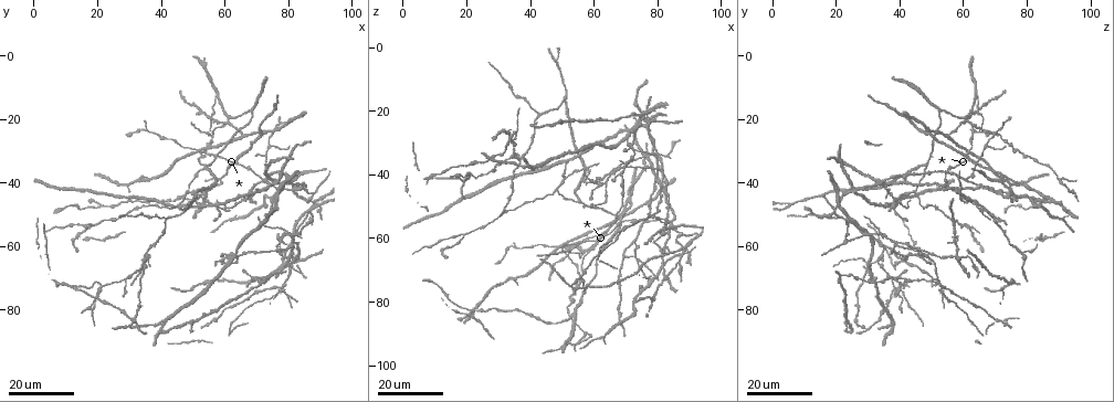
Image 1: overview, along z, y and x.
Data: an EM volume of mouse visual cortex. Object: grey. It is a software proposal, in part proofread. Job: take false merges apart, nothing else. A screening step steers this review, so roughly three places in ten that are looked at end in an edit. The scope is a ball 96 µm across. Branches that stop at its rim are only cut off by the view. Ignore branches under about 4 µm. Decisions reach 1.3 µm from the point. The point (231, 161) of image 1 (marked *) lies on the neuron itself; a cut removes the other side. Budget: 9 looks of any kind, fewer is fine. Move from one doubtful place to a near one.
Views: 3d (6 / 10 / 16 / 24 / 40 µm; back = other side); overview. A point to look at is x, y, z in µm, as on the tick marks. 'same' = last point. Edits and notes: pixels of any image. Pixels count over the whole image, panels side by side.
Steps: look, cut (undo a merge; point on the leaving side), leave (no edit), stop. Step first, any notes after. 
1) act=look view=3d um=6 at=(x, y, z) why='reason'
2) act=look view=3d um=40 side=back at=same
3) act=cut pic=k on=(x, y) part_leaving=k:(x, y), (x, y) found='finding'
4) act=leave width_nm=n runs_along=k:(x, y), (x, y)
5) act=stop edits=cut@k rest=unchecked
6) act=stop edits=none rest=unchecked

act=look view=3d um=24 at=(19, 53, 59) why='thin arm on a thick one'

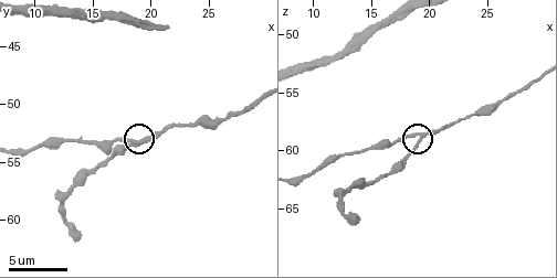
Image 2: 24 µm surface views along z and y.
act=look view=3d um=10 at=same why='zoom in'

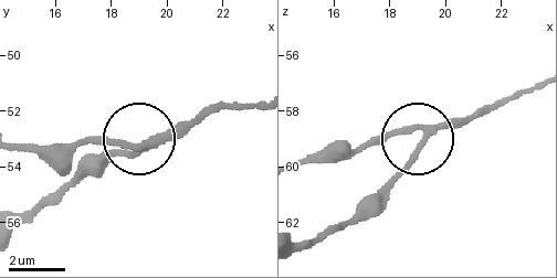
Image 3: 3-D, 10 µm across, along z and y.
act=leave side_arm_um=15 arms=3 found='all the same neuron'

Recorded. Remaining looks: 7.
act=look view=3d um=16 at=(52, 30, 61) why='four-way junction'

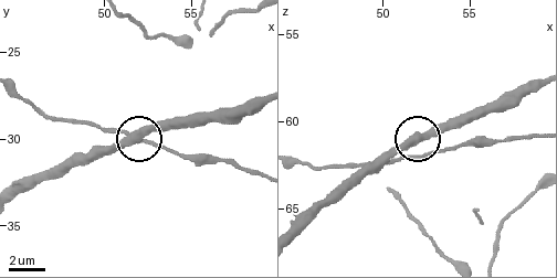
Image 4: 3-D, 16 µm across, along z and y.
act=look view=3d um=10 at=(51.3, 30.1, 61.4)

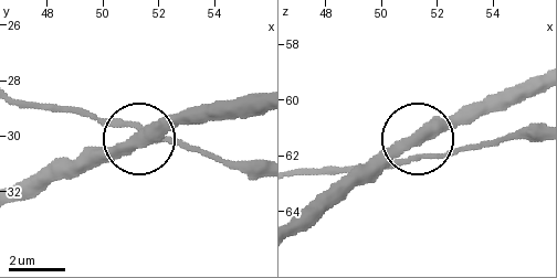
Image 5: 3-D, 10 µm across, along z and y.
act=look view=3d um=6 at=(51.2, 30.3, 61.3)

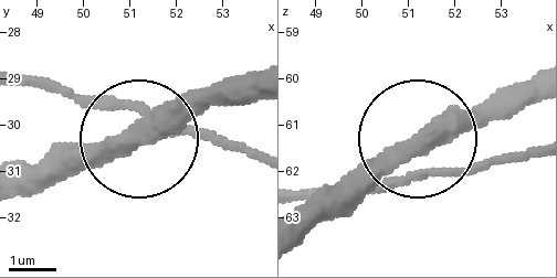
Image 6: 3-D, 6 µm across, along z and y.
act=leave arms=4 runs_along=6:(536, 149), (453, 169), (418, 141), (338, 212) found='one neuron here'

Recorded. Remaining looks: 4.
act=look view=3d um=24 at=(56, 25, 72) why='arms part here'

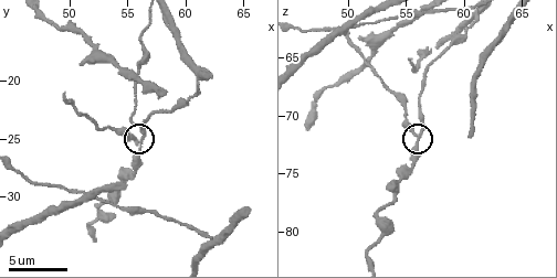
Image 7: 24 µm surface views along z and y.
act=look view=3d um=6 at=(56.0, 25.4, 71.6)

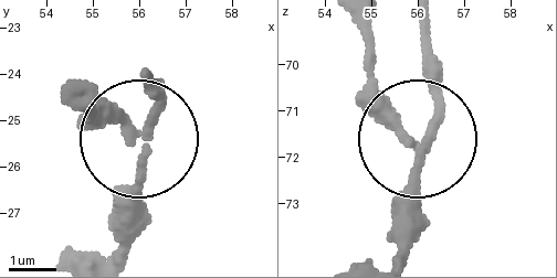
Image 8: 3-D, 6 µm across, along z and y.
act=leave side_arm_um=13 found='all the same neuron'

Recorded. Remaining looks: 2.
act=look view=3d um=24 at=(69, 49, 86)

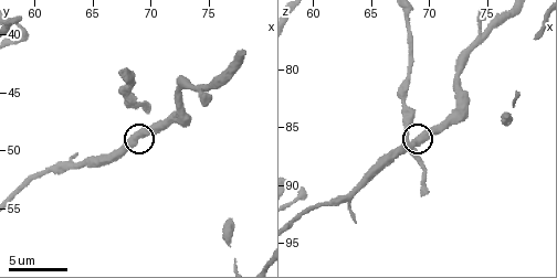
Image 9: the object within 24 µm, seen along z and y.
act=look view=3d um=10 at=(69.2, 48.6, 85.8)

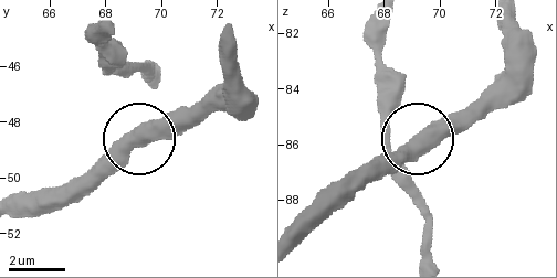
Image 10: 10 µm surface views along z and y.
act=leave width_nm=530 found='one neuron here'

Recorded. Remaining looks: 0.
act=stop edits=none rest=unchecked

